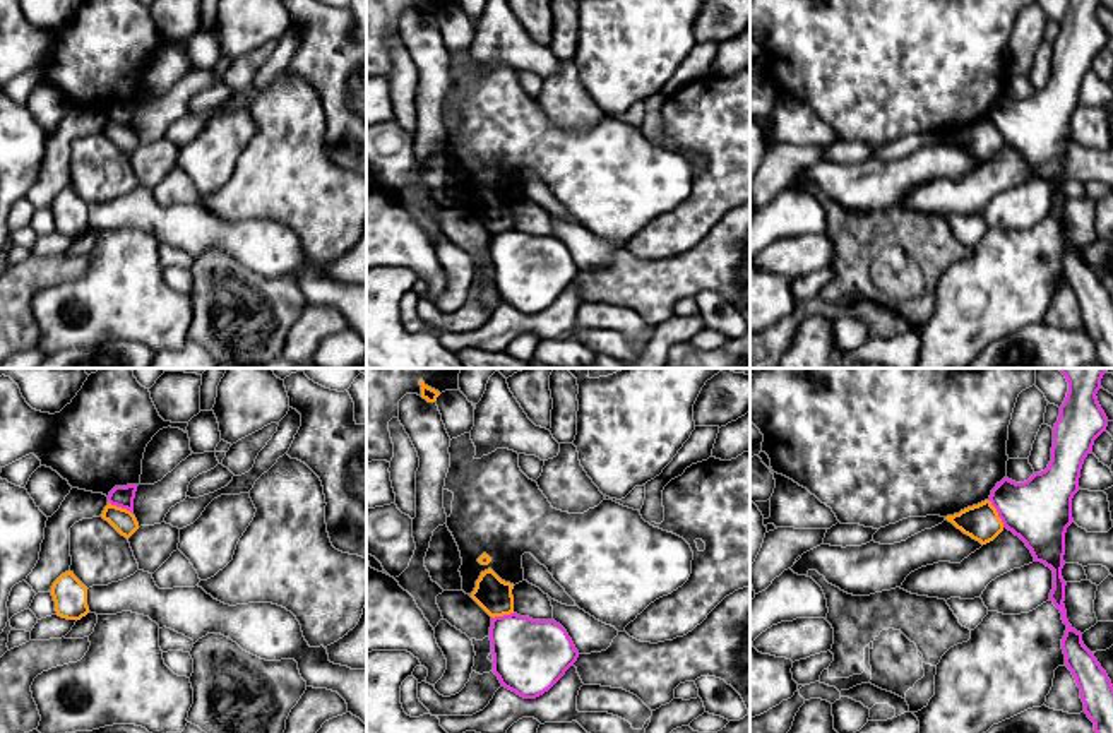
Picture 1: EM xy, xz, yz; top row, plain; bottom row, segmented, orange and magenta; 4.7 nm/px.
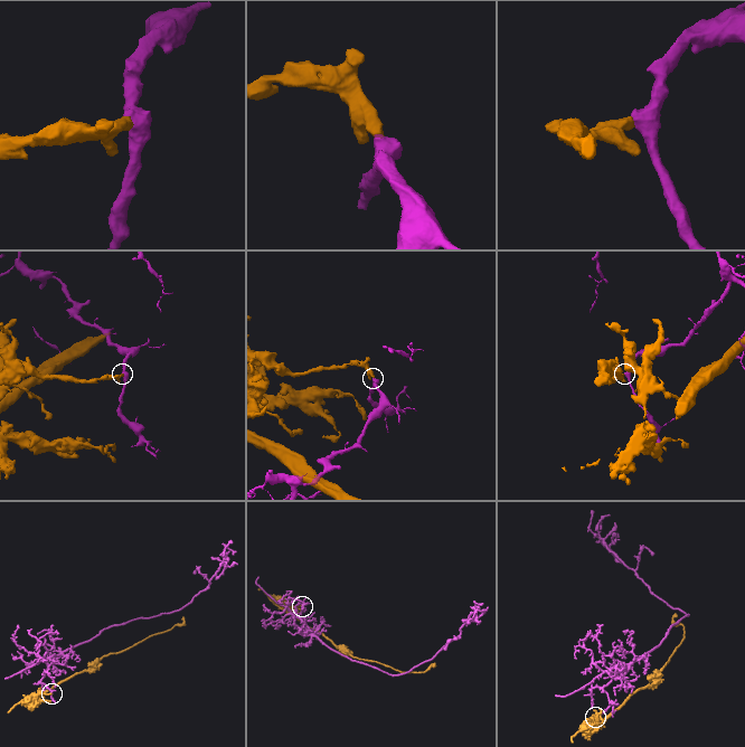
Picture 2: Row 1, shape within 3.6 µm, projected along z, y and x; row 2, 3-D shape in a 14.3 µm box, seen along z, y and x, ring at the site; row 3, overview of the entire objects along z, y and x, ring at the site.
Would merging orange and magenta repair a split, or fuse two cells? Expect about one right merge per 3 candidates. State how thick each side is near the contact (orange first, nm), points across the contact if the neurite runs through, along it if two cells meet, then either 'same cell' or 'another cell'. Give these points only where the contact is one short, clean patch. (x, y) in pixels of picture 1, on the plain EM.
170 nm thick on the orange side, 300 nm on the other; border along yz (988, 117), (1004, 143); another cell

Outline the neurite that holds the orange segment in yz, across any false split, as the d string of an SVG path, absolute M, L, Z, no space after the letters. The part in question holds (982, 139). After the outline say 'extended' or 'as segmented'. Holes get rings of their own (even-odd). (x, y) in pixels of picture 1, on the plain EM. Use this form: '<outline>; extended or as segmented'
M990 116L947 132L945 135L981 161L993 158L1003 147L1003 139Z; as segmented

